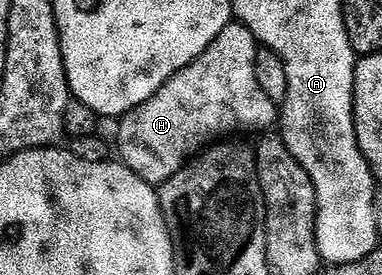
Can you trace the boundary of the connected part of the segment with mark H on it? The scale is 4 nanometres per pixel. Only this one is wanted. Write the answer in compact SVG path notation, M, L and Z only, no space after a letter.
M228 25L215 39L215 43L211 43L211 47L207 47L207 51L199 55L199 59L183 67L183 71L176 73L167 83L163 83L163 87L159 87L159 91L151 99L147 99L147 103L120 118L121 130L115 142L116 148L121 148L120 160L131 171L138 173L147 184L160 187L170 181L190 158L202 152L211 139L236 134L233 133L236 129L272 130L279 121L279 105L269 98L267 91L263 91L259 79L255 79L255 55L258 48L252 31L246 25Z

